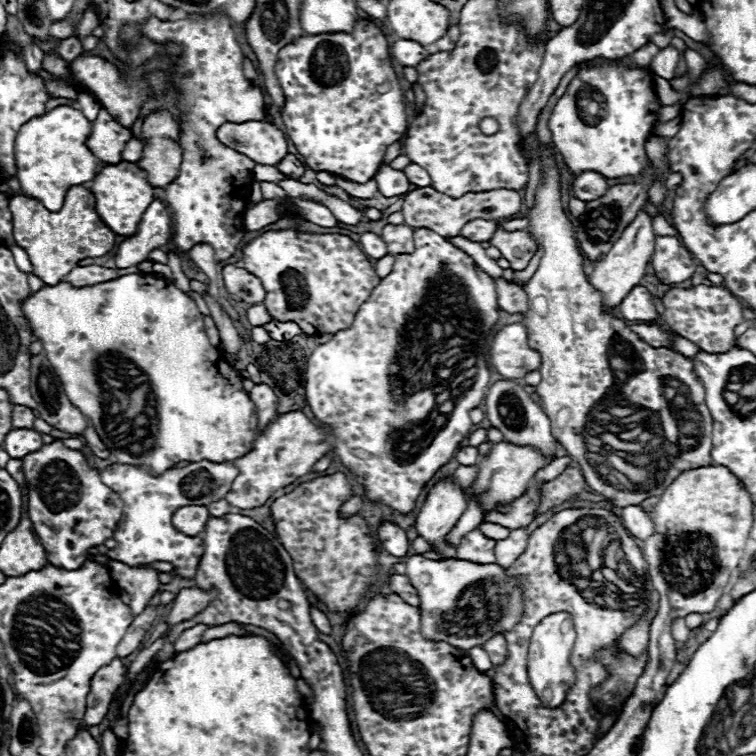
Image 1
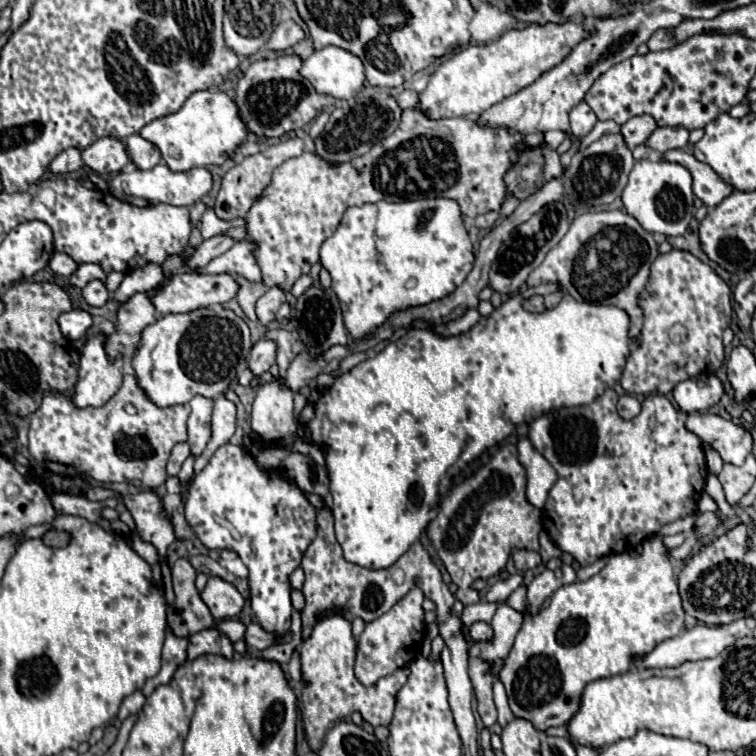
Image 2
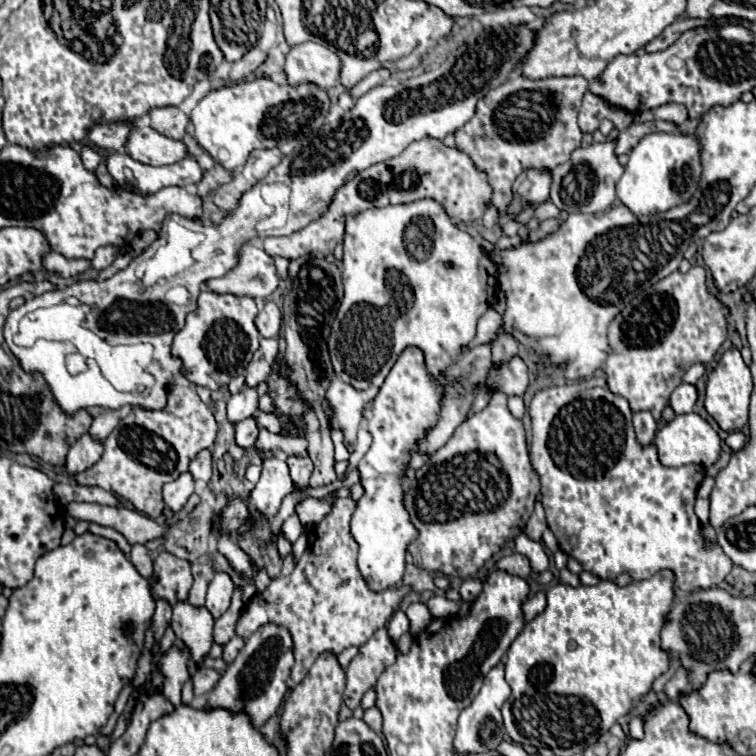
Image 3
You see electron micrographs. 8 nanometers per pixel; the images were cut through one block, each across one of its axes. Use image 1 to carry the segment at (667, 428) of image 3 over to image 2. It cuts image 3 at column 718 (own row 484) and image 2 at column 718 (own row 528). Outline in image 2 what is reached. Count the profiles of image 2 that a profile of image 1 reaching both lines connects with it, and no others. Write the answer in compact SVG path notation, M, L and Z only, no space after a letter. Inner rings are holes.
M698 412L690 414L686 424L688 430L696 432L704 444L716 448L724 462L740 466L752 452L752 434L742 424L734 424L714 414L698 414Z

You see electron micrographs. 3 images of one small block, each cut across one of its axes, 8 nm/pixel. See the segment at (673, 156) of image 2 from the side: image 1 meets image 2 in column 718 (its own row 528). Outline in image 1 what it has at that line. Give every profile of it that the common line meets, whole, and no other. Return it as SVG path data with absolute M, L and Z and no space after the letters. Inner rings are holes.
M182 506L172 514L172 524L186 536L196 536L204 530L208 516L208 506Z

